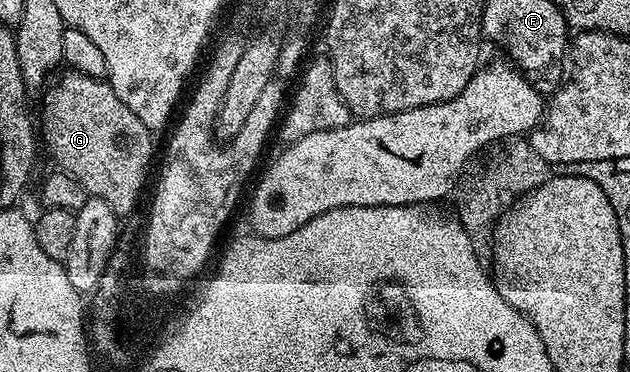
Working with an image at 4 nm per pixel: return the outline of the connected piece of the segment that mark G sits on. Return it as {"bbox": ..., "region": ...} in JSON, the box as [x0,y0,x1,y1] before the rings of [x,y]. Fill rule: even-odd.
{"bbox":[40,69,154,217],"region":[[[73,69],[67,70],[54,85],[45,90],[40,115],[40,139],[45,152],[52,155],[61,170],[76,176],[89,196],[106,200],[120,217],[130,214],[146,183],[148,169],[154,153],[151,130],[140,121],[128,105],[120,99],[107,80],[92,78]]]}

